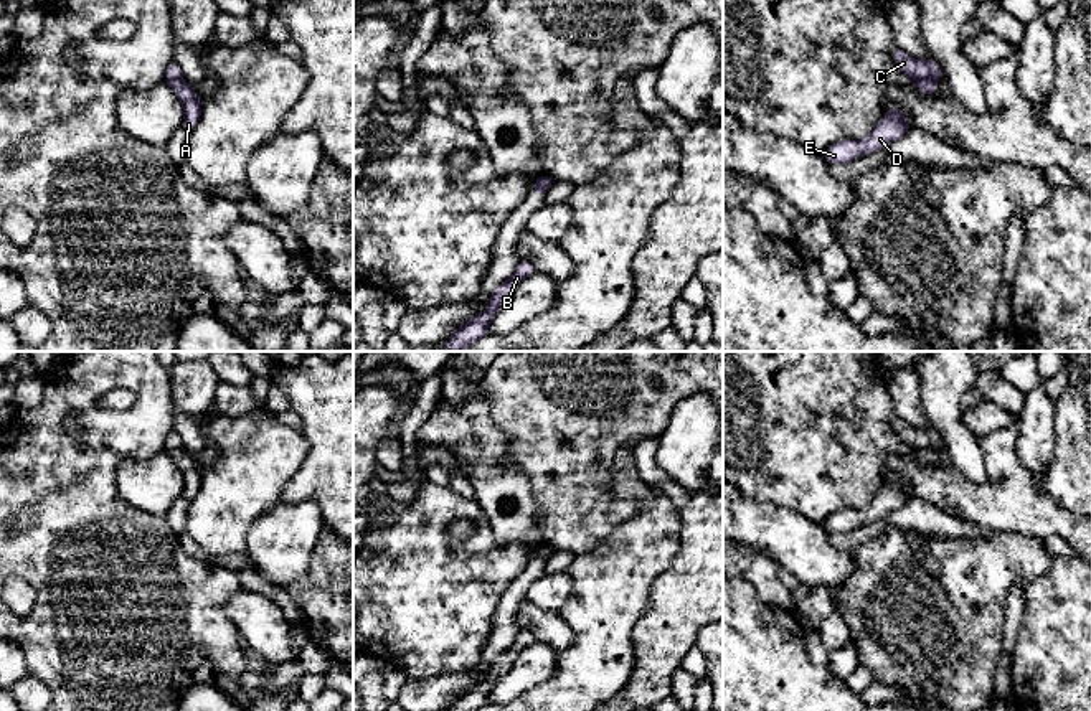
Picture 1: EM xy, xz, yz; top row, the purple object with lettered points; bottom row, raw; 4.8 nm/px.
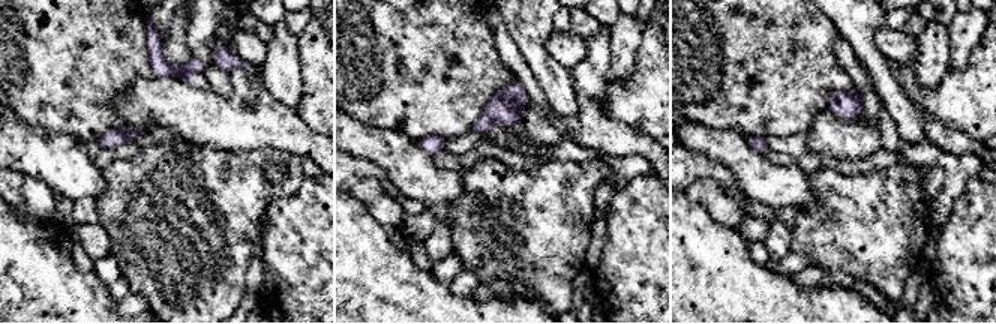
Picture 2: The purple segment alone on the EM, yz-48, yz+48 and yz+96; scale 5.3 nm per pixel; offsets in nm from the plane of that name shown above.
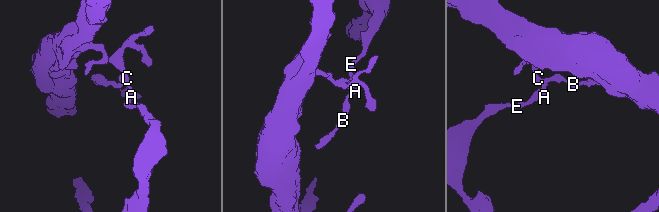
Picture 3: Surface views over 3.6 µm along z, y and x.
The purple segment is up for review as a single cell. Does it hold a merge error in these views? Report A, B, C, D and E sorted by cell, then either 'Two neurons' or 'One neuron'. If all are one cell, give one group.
Groups: A D E / B C. Two neurons

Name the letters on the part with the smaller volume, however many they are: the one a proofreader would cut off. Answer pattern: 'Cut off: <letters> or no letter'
Cut off: A, D, E

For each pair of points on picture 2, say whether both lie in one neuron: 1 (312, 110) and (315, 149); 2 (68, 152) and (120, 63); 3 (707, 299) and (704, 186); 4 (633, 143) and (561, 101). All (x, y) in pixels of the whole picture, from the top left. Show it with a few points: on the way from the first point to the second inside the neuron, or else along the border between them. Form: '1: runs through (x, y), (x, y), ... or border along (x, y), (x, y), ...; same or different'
1: border along (294, 111), (318, 134); different
2: border along (42, 126), (69, 134), (77, 141); different
3: border along (686, 194), (698, 201), (716, 221), (731, 228); different
4: border along (569, 75), (573, 84), (576, 113), (566, 119); different

